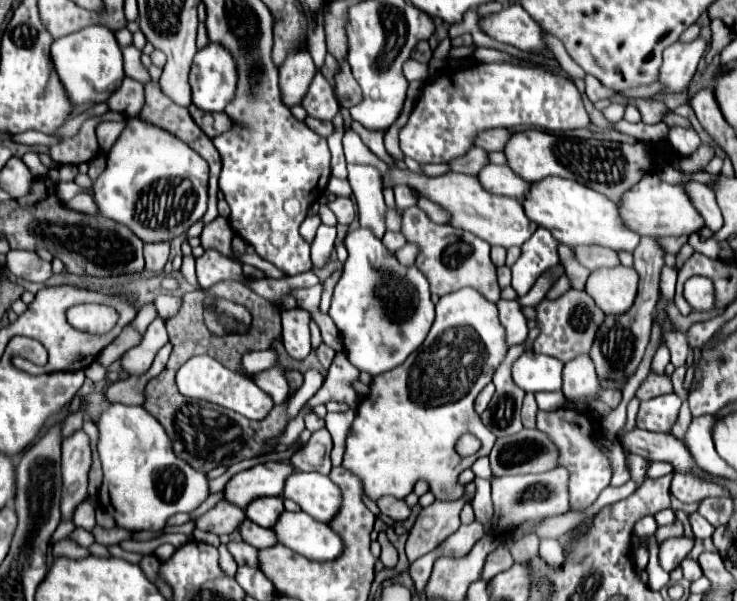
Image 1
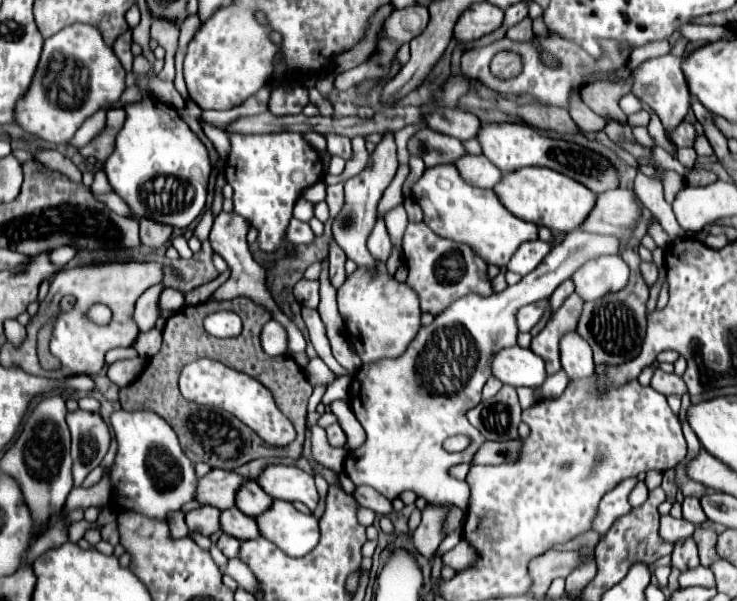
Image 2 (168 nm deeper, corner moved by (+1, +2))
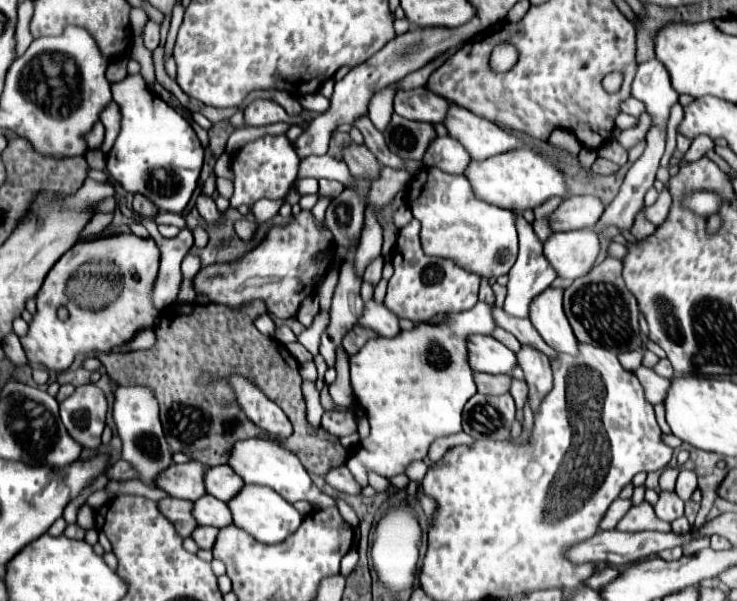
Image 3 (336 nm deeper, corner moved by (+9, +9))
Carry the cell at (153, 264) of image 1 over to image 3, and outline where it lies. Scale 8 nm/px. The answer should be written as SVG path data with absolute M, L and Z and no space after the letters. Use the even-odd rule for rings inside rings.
M135 196L135 200L133 200L133 212L139 214L139 216L147 216L147 218L155 218L159 214L159 210L149 200L145 200L141 196Z

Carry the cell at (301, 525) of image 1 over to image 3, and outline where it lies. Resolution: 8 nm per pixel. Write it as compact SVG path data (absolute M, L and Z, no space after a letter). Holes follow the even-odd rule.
M247 484L245 490L241 490L241 494L237 498L233 498L233 502L229 502L229 510L233 514L235 526L247 530L253 538L257 538L263 544L283 542L303 522L303 516L289 502L285 502L285 498L281 498L275 490L263 488L263 486L253 486L253 484Z

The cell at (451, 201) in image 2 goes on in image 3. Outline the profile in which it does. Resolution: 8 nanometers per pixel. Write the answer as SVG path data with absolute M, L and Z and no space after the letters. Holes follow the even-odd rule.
M423 168L409 184L409 206L421 222L421 244L427 254L453 258L461 268L487 278L507 274L517 260L517 216L479 200L465 176Z

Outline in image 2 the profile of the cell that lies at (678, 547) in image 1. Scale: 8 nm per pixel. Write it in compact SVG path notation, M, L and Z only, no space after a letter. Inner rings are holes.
M663 515L661 517L661 529L659 529L659 533L661 533L663 539L675 543L675 541L679 541L683 537L693 535L693 529L695 529L693 523L685 521L685 519L675 519L671 515Z

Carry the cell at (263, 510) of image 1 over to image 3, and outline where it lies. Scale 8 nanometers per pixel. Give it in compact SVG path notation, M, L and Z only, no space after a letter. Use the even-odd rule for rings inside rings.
M215 466L215 468L209 468L209 474L205 474L205 484L209 486L209 494L223 500L223 502L229 502L233 500L245 486L243 478L237 476L233 472L231 466Z

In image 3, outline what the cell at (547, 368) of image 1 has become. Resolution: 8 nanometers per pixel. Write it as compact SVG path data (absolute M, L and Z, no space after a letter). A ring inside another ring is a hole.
M473 336L469 338L469 364L473 372L511 374L519 362L517 354L493 336Z

